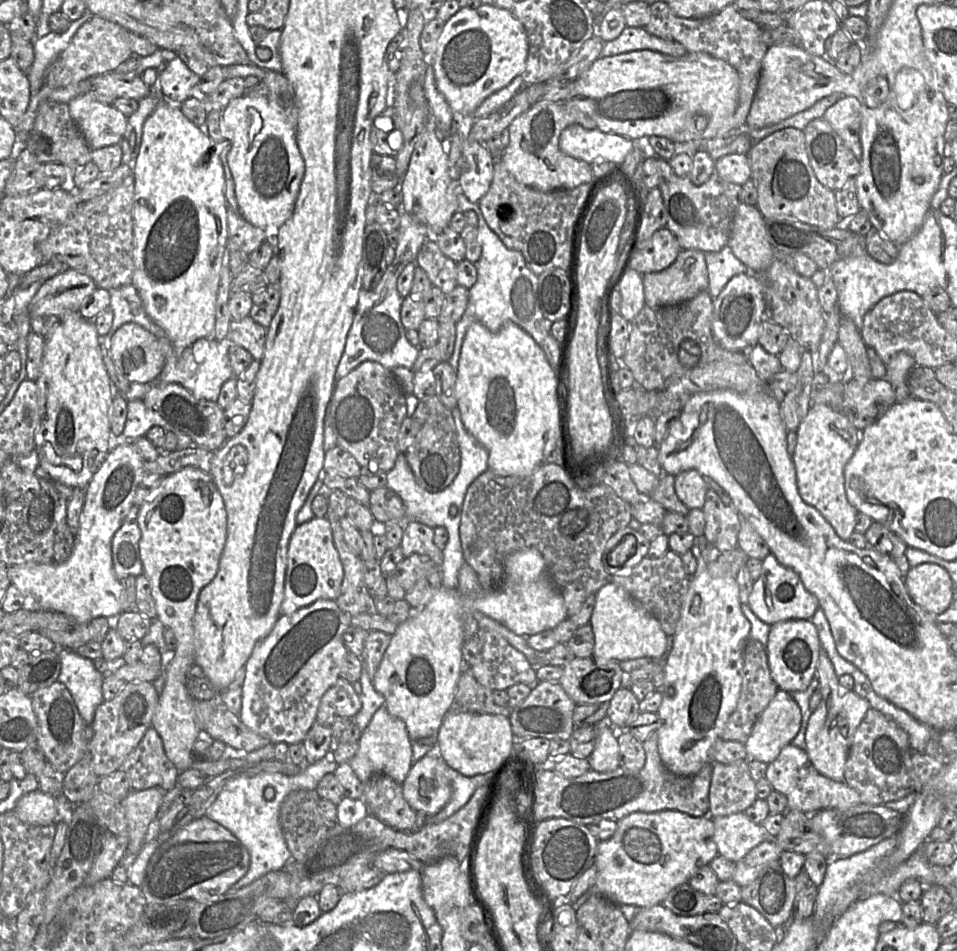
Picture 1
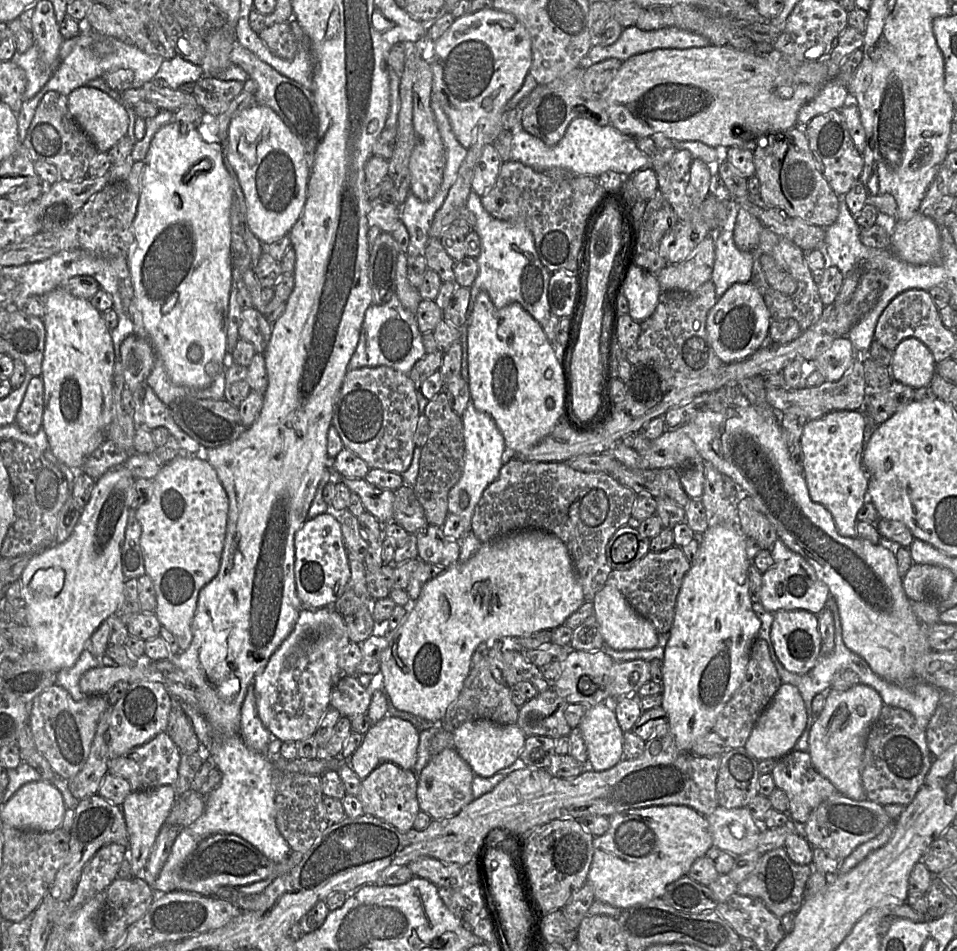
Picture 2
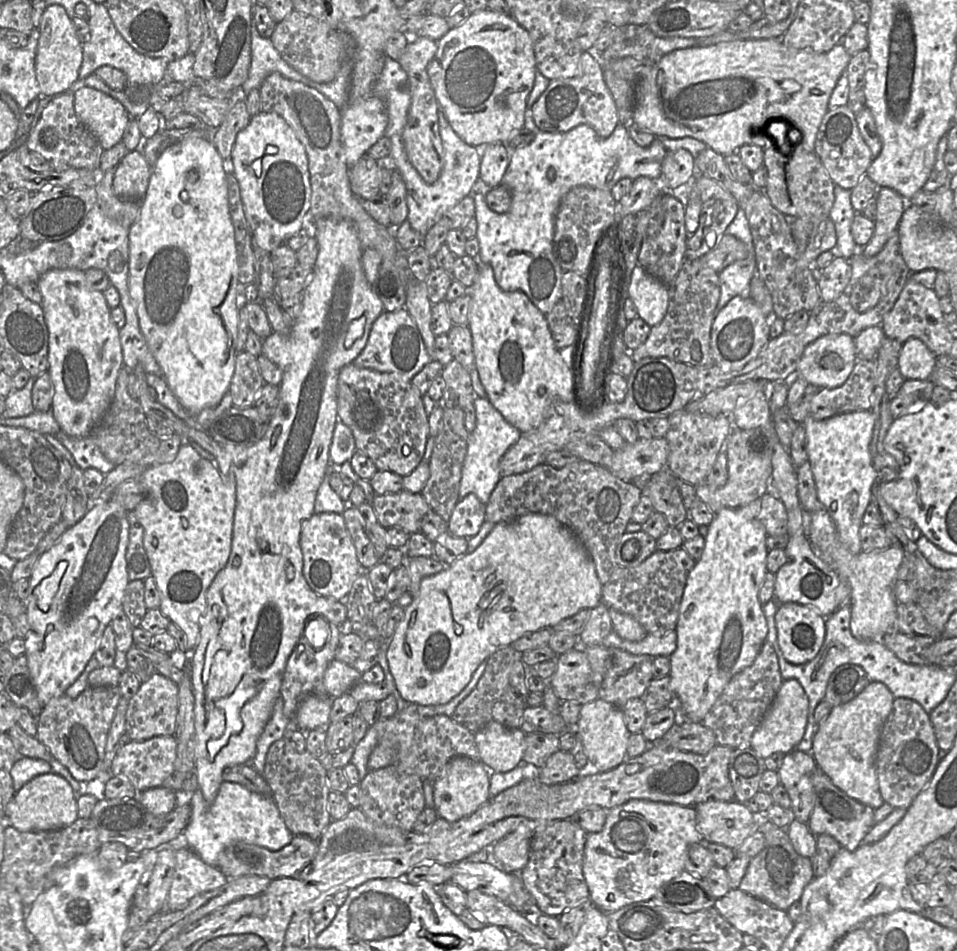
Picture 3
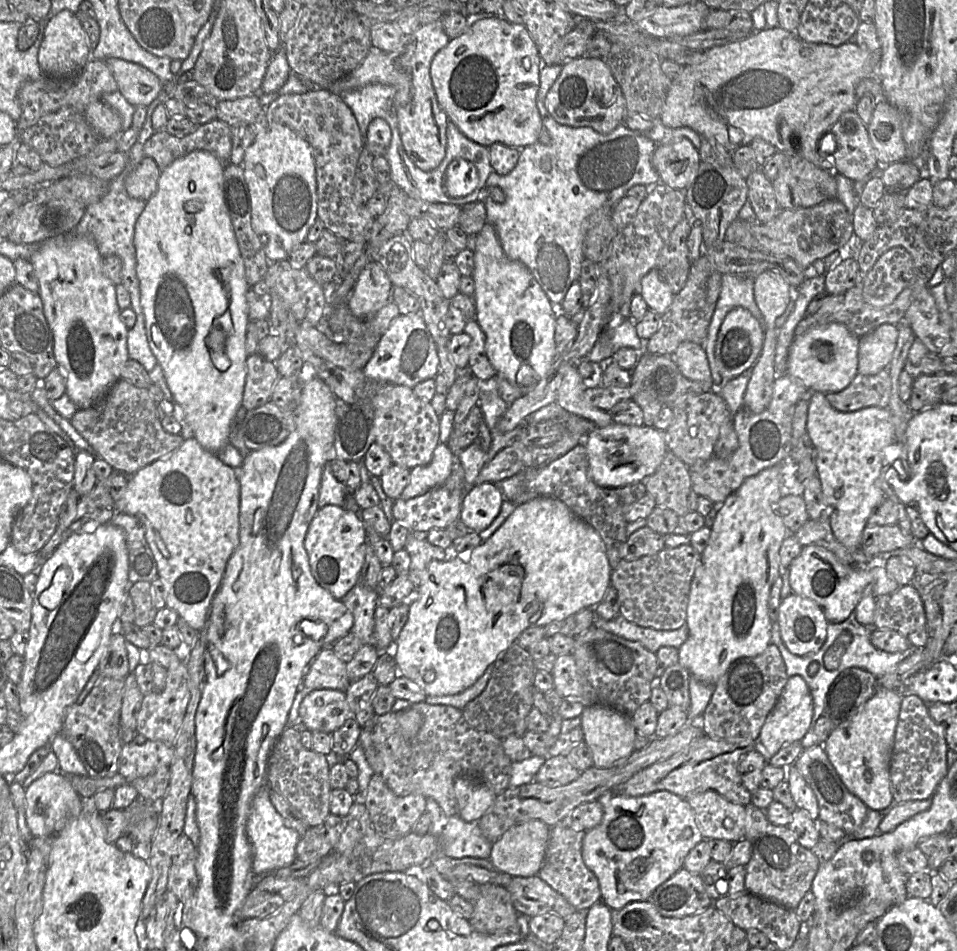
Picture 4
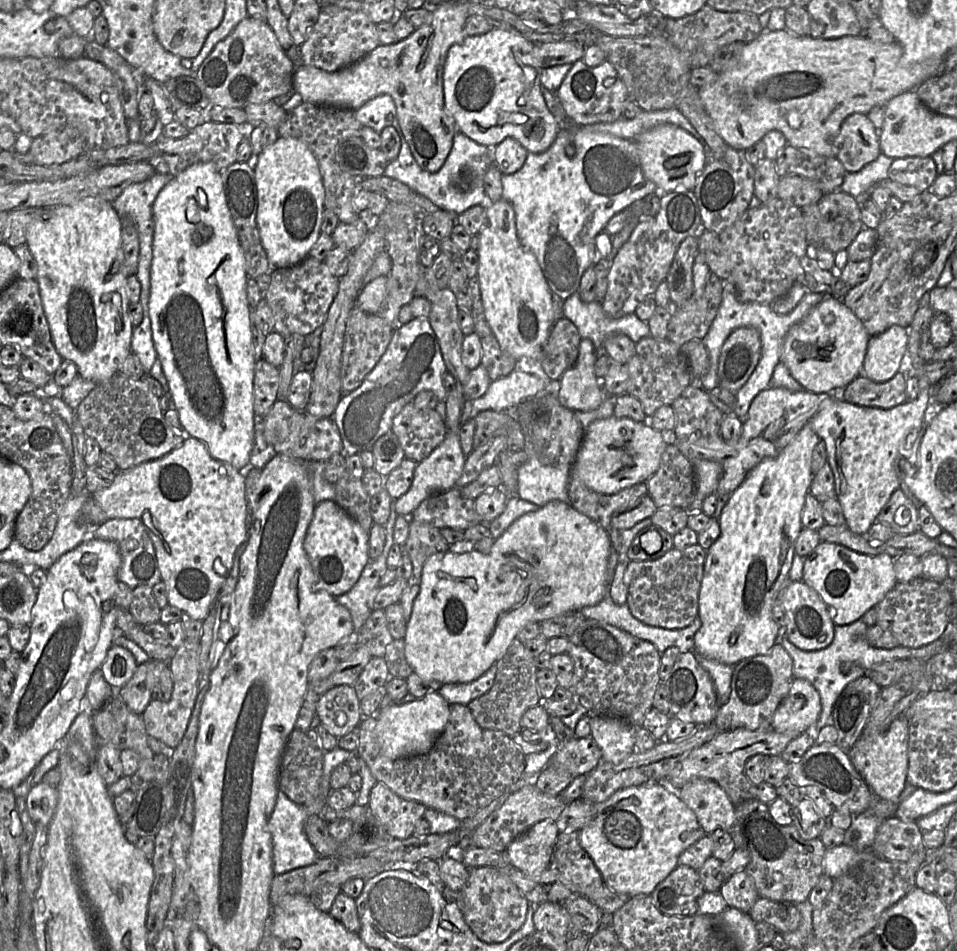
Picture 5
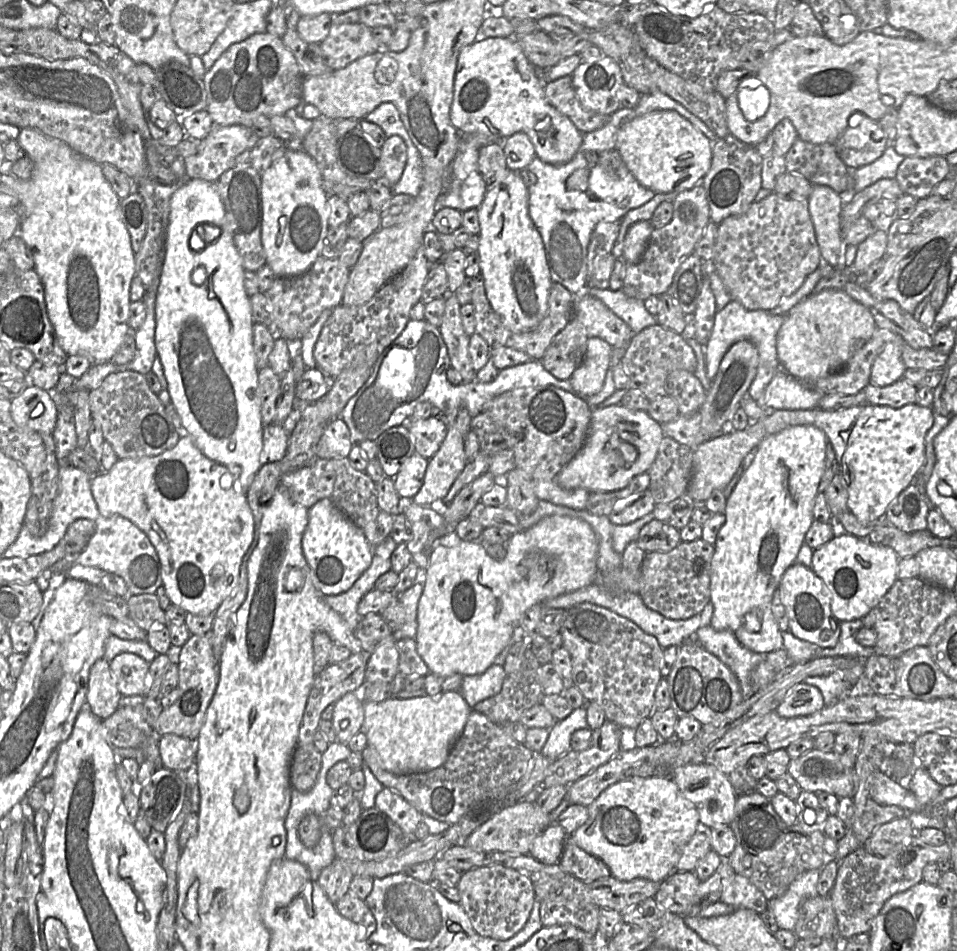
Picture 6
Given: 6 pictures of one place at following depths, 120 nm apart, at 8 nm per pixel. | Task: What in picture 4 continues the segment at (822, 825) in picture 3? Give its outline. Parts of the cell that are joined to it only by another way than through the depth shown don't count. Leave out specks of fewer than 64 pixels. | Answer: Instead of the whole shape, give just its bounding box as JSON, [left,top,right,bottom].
[793,744,868,835]

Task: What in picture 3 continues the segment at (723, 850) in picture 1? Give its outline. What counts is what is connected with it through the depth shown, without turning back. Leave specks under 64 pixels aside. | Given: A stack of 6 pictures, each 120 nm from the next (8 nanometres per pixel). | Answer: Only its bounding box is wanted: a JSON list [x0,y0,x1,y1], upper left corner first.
[694,799,759,849]

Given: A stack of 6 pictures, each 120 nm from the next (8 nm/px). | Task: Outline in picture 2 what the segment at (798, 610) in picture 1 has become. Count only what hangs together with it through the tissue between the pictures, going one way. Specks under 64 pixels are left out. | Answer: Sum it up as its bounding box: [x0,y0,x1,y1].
[760,539,830,615]

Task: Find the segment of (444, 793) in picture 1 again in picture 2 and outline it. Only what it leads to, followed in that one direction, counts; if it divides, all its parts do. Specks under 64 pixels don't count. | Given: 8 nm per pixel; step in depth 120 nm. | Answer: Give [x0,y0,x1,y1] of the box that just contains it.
[417,748,474,820]

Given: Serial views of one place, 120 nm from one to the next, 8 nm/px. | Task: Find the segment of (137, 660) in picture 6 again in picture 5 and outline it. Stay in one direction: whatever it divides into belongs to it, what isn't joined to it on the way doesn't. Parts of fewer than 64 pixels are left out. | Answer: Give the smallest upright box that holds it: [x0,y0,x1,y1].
[99,644,138,689]

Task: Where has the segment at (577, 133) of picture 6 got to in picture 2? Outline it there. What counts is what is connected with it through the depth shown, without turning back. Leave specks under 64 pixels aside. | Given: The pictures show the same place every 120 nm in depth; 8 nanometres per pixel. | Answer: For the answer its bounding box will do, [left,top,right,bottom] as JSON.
[429,9,532,149]

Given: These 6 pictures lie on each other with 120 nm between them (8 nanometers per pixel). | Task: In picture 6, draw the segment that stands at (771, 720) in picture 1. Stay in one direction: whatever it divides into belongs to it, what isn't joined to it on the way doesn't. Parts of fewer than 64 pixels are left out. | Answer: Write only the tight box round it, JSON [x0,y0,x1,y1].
[776,683,825,718]

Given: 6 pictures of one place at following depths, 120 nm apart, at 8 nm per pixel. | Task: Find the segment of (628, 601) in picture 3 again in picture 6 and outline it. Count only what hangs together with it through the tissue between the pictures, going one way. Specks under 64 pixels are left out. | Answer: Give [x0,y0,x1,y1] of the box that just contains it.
[640,539,714,621]

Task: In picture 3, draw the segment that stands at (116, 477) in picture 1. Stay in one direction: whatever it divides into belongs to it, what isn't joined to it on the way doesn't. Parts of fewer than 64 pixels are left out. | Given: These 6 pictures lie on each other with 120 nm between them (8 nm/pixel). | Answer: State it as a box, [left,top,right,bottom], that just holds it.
[25,500,129,706]

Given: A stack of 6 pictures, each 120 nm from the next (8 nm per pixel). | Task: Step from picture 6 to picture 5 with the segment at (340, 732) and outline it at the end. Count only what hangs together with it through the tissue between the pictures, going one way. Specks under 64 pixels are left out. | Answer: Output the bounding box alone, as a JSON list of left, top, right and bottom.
[316,686,363,739]

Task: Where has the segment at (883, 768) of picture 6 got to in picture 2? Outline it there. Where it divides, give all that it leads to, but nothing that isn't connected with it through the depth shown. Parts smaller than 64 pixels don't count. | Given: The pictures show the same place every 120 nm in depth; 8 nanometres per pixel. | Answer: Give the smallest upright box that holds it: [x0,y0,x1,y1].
[808,684,883,800]

